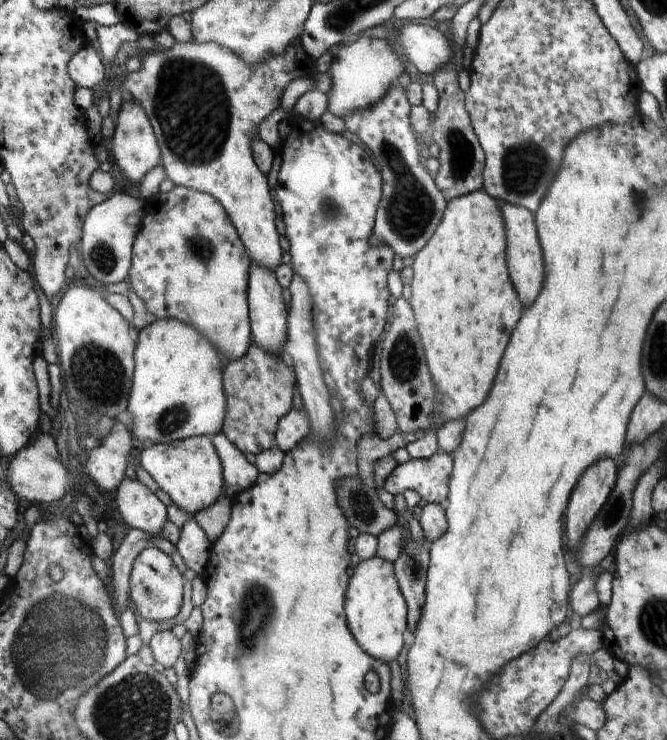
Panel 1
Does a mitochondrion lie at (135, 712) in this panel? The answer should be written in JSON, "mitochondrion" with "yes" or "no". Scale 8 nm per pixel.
{"mitochondrion":"yes"}

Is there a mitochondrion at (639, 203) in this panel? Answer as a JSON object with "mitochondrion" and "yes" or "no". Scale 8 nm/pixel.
{"mitochondrion":"yes"}

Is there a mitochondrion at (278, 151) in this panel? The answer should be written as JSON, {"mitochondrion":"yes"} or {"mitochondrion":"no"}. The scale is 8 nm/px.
{"mitochondrion":"no"}

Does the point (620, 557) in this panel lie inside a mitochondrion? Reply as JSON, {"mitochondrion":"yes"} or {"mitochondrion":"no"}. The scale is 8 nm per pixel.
{"mitochondrion":"no"}

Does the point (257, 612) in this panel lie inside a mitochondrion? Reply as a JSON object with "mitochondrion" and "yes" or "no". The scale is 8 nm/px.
{"mitochondrion":"yes"}

